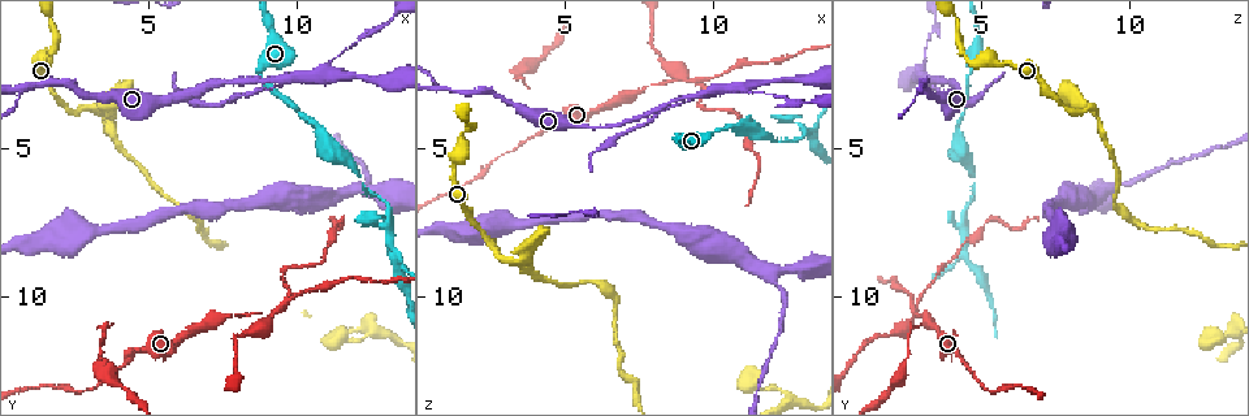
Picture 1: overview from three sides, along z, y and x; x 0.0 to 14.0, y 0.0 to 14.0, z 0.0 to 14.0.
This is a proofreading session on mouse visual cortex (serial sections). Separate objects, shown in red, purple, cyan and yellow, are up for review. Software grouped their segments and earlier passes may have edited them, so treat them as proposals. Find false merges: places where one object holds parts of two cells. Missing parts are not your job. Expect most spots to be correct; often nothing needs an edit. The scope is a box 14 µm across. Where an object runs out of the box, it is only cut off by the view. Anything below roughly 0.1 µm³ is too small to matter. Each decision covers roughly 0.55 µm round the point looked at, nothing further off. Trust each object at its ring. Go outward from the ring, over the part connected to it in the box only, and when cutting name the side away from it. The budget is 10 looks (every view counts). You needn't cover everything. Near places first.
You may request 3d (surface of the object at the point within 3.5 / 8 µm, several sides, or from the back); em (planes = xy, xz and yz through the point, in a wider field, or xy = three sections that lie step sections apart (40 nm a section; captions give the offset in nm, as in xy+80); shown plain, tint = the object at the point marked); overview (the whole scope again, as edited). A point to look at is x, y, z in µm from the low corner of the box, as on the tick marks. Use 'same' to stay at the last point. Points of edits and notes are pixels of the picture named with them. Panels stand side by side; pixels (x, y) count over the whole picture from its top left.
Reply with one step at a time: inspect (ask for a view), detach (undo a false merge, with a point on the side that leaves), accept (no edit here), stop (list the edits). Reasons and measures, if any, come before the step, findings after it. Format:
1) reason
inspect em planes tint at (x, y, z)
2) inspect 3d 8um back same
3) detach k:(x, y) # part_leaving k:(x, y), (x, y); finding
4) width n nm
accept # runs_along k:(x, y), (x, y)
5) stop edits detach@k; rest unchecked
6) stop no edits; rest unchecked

thin neck
inspect 3d 3.5um at (9.1, 2.6, 3.3)

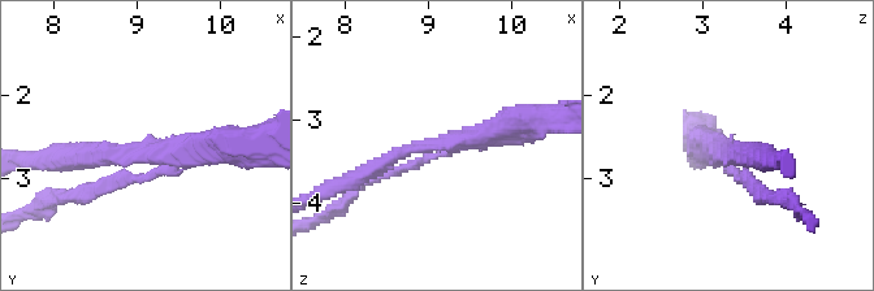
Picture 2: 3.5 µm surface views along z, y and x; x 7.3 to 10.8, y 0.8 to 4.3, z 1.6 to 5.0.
need the tissue
inspect em xy step 1 plain at (9.15, 2.70, 3.25)

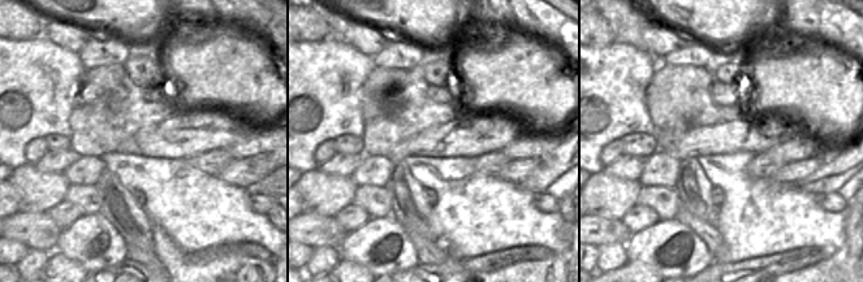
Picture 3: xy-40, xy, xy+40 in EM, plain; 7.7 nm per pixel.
inspect em xy step 1 tint same

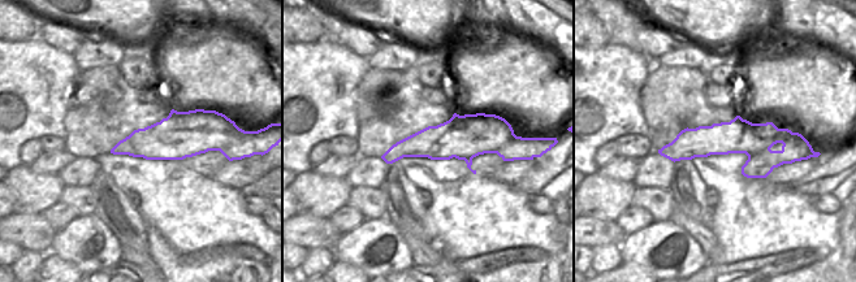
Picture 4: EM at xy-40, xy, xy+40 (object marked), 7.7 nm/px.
accept # runs_along 2:(364, 176), (409, 148), (524, 118); one cell here

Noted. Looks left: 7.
narrows sharply
inspect 3d 3.5um at (10.8, 2.3, 3.0)

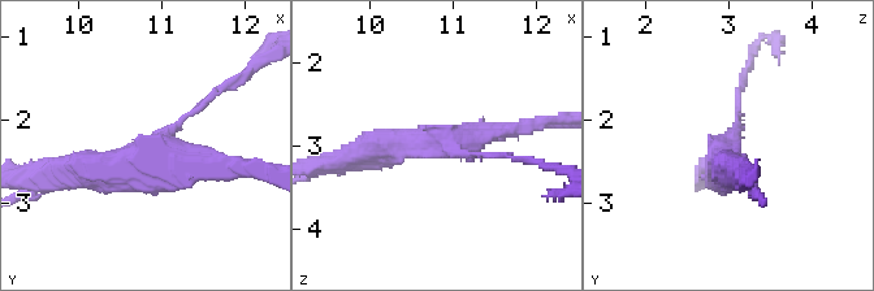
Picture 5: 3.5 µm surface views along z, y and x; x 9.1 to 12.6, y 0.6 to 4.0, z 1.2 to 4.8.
arms 3; arm_widths 100, 250, 350 nm; shape alone is not enough
inspect em xy step 3 tint at (10.85, 2.40, 2.90)

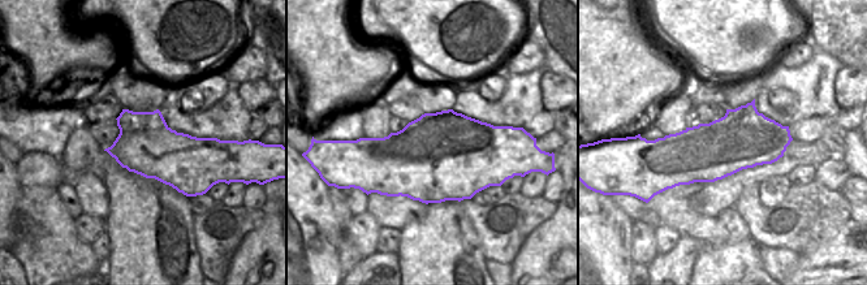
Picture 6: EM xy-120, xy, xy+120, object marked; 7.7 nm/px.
width 700 nm
detach 5:(216, 91) # border 6:(715, 120), (740, 130), (781, 126); a second cell is stuck on

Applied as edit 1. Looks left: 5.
a fork
inspect 3d 3.5um at (13.0, 8.3, 4.5)

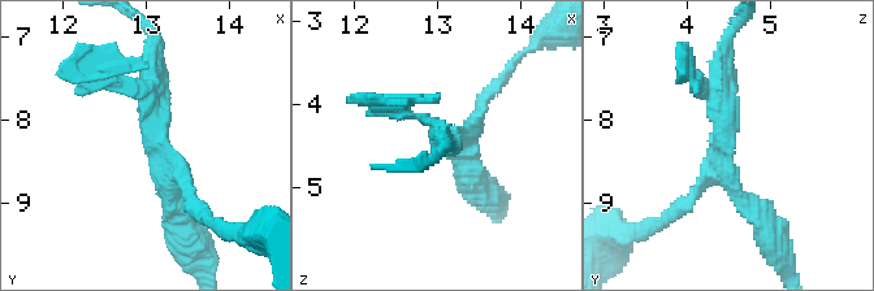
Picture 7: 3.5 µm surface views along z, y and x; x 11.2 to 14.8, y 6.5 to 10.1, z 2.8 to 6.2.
arms 3; arm_widths 200, 200, 250 nm
inspect em xy step 3 tint at (13.05, 8.30, 4.45)

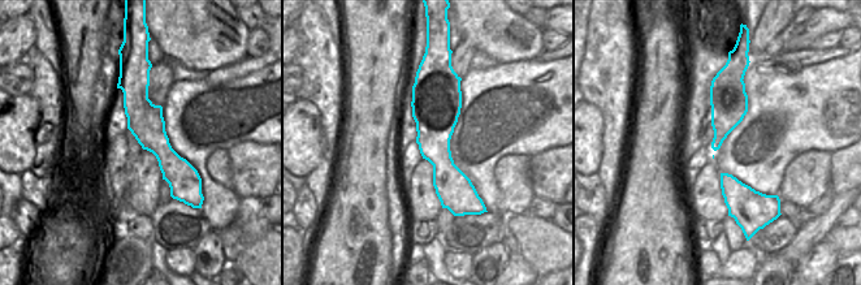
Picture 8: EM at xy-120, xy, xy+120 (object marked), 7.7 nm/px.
accept # continuous, no second cell

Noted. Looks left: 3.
small branch off a trunk
inspect 3d 3.5um at (8.8, 10.8, 2.8)

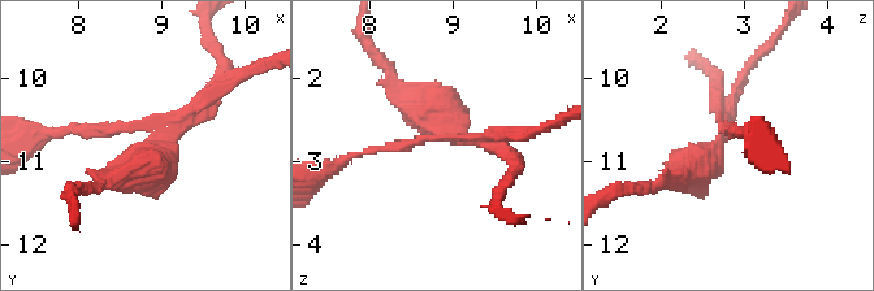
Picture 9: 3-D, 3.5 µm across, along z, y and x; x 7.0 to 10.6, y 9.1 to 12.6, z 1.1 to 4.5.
arms 3; arm_widths 100, 150, 350 nm; shape alone is not enough
inspect em xy step 5 tint at (8.85, 10.65, 2.70)

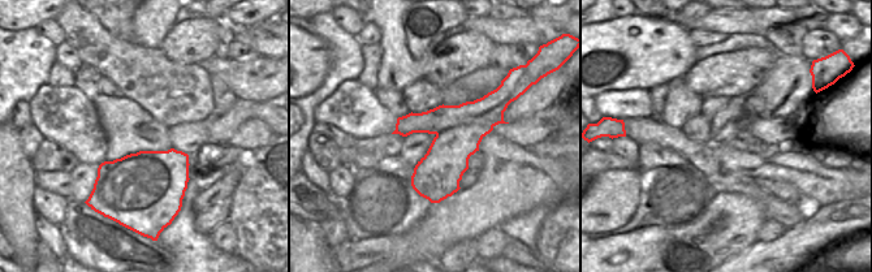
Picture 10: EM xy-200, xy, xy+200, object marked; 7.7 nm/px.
width 400 nm
detach 9:(171, 160) # border 10:(506, 104), (436, 136); two cells meet here

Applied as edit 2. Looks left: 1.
stop edits detach@5, detach@9; rest unchecked

